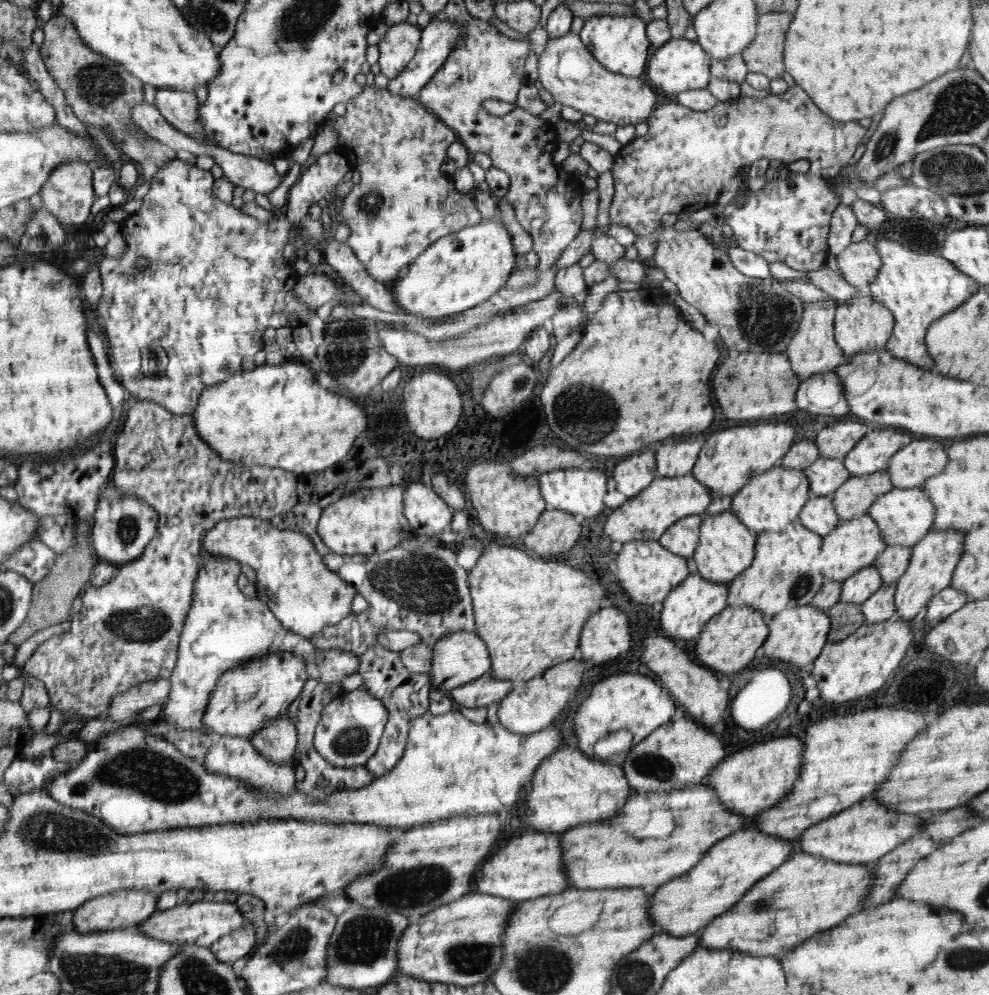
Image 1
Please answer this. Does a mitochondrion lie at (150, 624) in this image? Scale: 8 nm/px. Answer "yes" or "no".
yes

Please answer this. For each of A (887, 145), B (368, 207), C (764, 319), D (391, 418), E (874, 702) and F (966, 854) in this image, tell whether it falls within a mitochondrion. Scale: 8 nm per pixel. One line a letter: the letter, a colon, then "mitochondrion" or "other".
A: mitochondrion
B: mitochondrion
C: mitochondrion
D: other
E: other
F: other

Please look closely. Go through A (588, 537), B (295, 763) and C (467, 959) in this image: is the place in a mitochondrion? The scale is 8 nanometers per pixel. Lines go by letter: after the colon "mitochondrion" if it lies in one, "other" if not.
A: other
B: other
C: mitochondrion

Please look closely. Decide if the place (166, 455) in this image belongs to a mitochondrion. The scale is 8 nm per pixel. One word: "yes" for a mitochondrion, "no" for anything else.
no

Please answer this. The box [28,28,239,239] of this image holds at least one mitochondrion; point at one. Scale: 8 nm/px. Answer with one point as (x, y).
(99, 84)

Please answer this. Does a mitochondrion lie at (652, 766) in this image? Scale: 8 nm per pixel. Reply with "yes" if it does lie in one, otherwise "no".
yes

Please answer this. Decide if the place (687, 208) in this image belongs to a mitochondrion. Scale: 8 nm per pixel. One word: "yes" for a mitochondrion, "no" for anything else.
no

